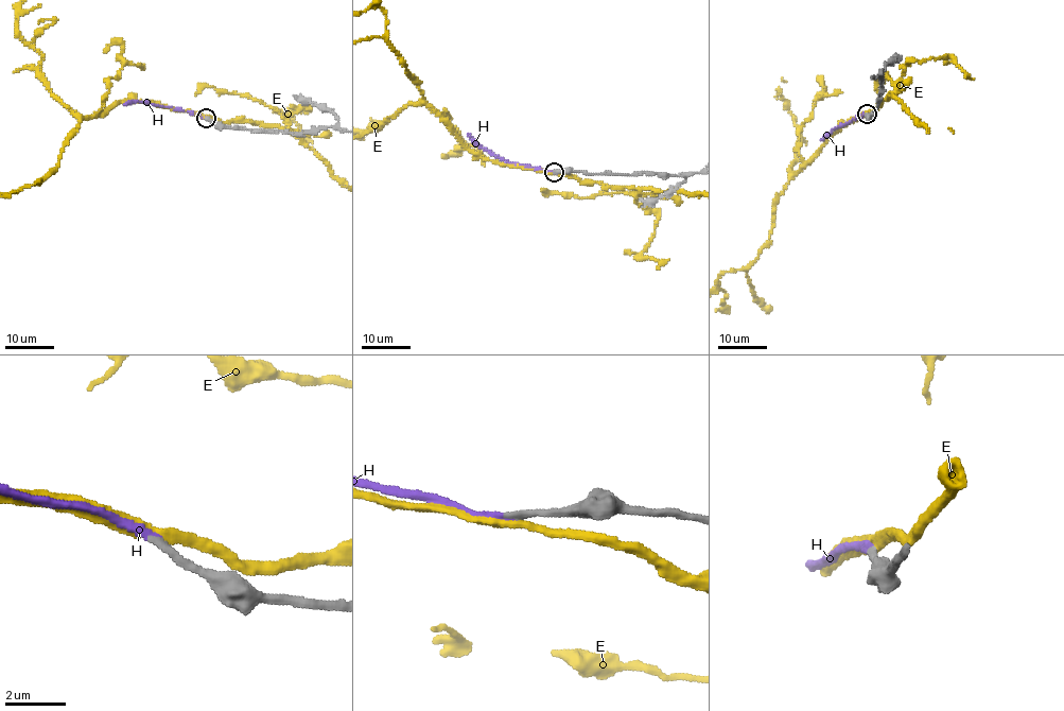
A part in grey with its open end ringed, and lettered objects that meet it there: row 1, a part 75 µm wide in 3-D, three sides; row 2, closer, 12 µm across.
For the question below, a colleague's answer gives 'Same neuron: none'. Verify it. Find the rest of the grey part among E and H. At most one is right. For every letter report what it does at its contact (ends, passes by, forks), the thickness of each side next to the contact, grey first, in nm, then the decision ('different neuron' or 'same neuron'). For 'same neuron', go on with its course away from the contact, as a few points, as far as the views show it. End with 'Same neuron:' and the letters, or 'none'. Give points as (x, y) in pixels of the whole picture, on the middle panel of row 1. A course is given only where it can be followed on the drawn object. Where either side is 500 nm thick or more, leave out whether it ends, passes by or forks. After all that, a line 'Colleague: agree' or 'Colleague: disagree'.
E: it passes by; calibres 240 and 320 nm; different neuron
H: it ends; calibres 240 and 200 nm; same neuron; course (554, 172), (502, 160), (480, 146), (467, 133)
Same neuron: H
Colleague: disagree

